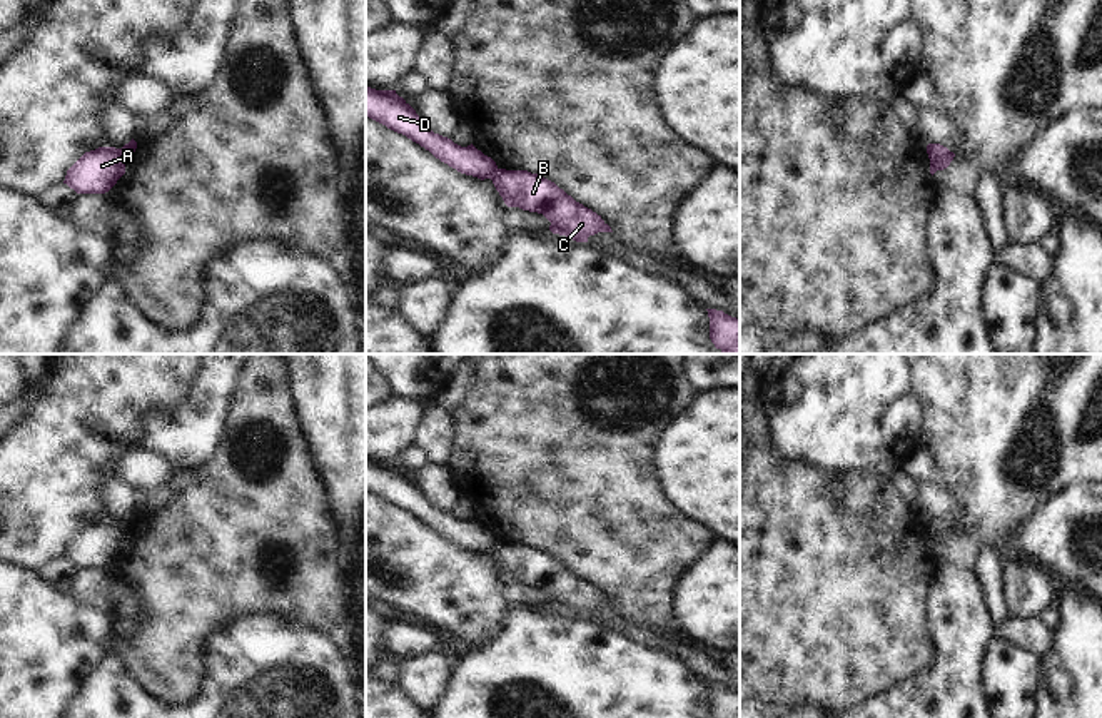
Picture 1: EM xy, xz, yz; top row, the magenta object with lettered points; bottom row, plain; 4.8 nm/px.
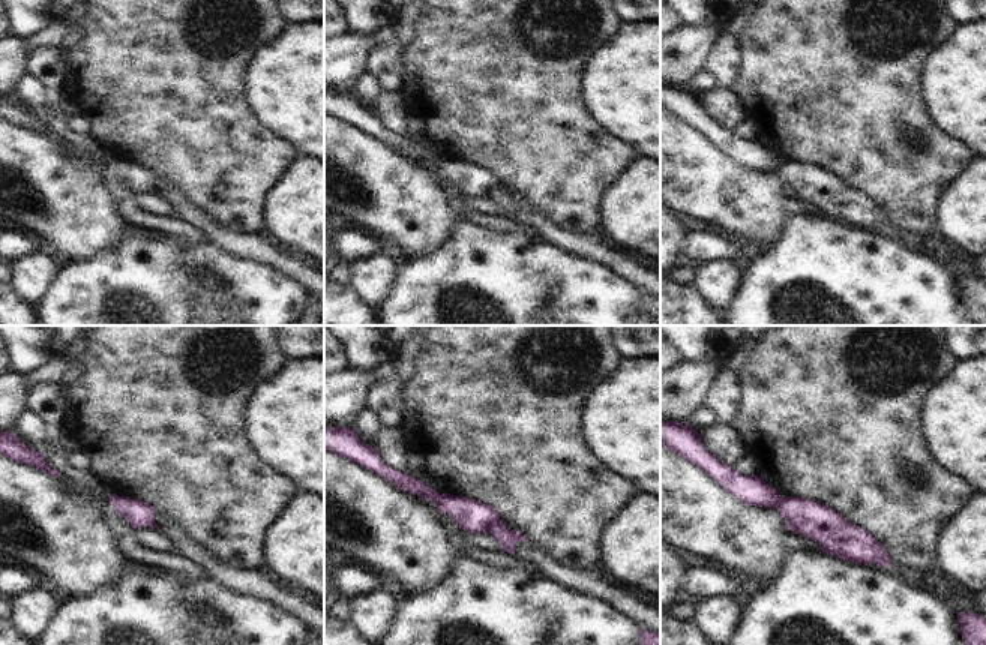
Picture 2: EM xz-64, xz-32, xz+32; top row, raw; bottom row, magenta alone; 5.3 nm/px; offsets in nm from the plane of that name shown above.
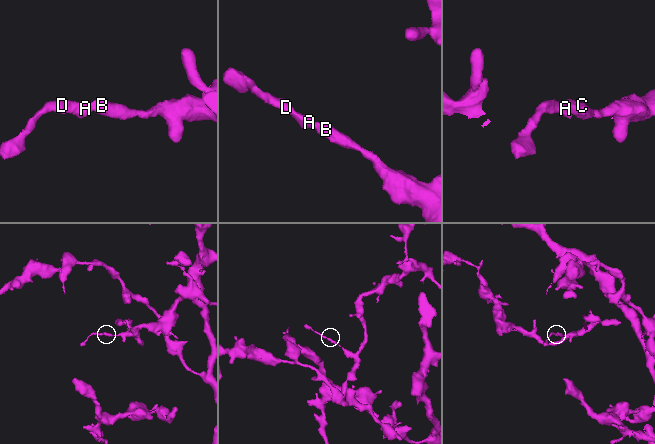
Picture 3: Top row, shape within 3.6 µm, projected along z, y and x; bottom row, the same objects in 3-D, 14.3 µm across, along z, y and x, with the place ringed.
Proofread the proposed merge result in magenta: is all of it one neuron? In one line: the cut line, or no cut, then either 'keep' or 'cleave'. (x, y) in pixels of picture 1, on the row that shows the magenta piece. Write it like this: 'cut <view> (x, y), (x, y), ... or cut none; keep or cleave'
cut xz (500, 169), (491, 179); cleave

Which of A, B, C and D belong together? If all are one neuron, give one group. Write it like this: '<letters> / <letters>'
A D / B C

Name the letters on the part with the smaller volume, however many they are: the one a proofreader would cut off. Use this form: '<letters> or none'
A, D

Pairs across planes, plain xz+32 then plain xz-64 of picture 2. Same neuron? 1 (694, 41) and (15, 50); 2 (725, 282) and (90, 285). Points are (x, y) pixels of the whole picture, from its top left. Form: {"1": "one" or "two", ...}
{"1": "one", "2": "two"}

